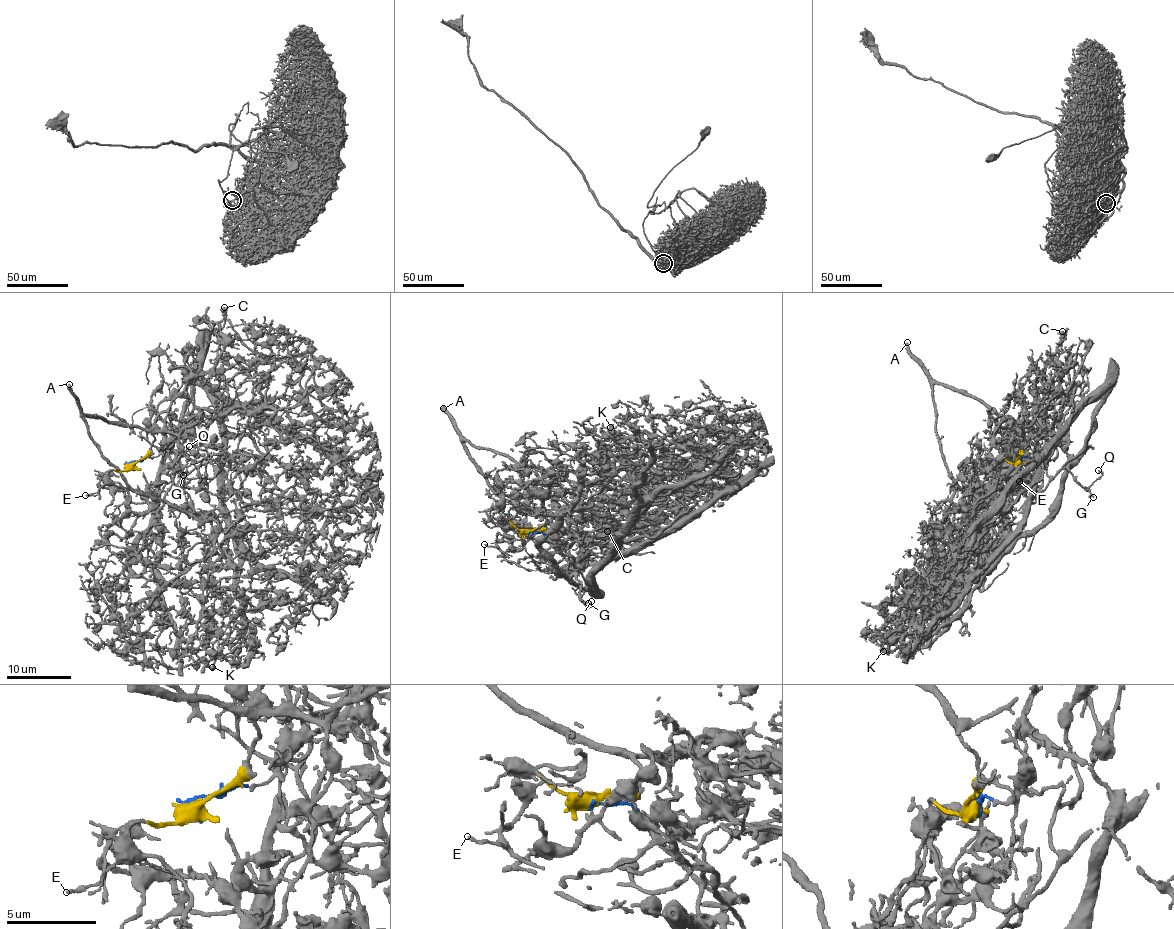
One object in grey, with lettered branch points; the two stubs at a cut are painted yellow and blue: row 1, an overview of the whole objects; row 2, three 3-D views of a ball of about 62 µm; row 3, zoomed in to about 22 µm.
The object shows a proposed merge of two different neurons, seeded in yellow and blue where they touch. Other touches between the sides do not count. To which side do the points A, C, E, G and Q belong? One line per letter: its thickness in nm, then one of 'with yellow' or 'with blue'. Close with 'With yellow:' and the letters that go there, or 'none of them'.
A: calibre 460 nm; with yellow
C: calibre 550 nm; with yellow
E: calibre 170 nm; with yellow
G: calibre 110 nm; with yellow
Q: calibre 160 nm; with yellow
With yellow: A, C, E, G, Q

